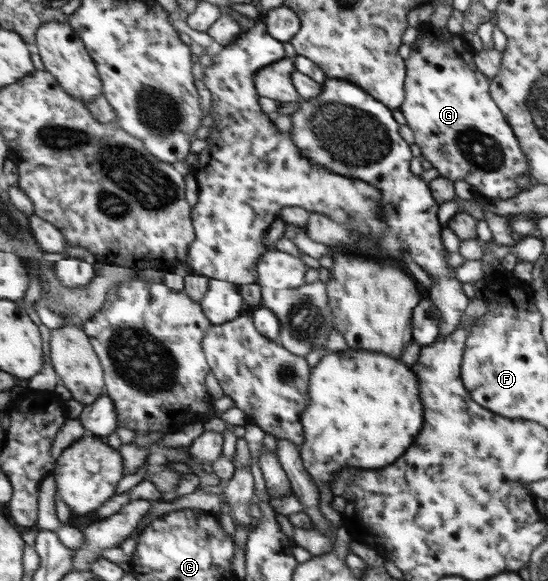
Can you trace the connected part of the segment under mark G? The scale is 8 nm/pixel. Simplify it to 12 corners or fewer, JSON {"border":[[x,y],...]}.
{"border":[[430,21],[397,109],[439,177],[512,199],[529,164],[488,80]]}

